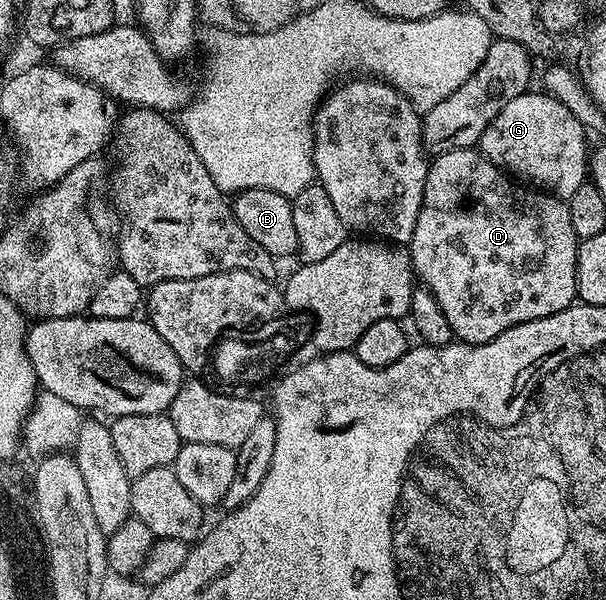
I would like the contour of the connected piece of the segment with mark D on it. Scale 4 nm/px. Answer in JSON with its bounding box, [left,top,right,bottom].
[408,147,579,343]

